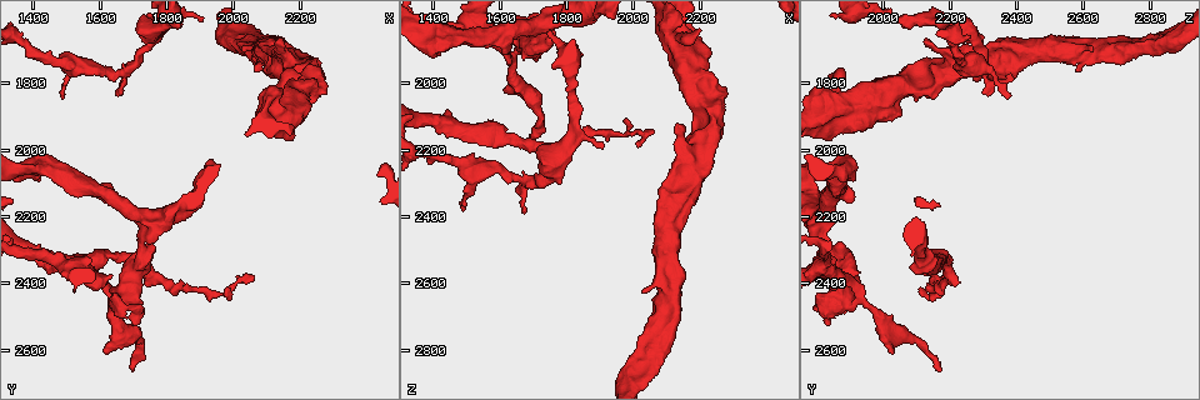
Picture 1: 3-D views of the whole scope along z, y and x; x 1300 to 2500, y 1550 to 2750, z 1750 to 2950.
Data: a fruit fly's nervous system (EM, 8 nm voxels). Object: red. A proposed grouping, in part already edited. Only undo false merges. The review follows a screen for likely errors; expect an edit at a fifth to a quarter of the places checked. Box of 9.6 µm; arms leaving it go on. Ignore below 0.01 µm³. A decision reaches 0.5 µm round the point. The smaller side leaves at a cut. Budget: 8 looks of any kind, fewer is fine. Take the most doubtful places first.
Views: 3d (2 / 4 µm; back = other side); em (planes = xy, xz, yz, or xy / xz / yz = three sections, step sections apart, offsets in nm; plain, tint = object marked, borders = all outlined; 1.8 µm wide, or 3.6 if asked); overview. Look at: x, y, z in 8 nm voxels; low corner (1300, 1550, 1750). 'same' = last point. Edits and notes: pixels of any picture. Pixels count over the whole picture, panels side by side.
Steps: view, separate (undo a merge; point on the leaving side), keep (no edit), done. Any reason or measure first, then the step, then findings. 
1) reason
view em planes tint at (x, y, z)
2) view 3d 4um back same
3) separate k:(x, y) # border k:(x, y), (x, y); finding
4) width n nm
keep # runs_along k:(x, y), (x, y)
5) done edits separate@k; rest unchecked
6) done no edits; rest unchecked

abrupt turn
view em planes plain at (1660, 2460, 1900)

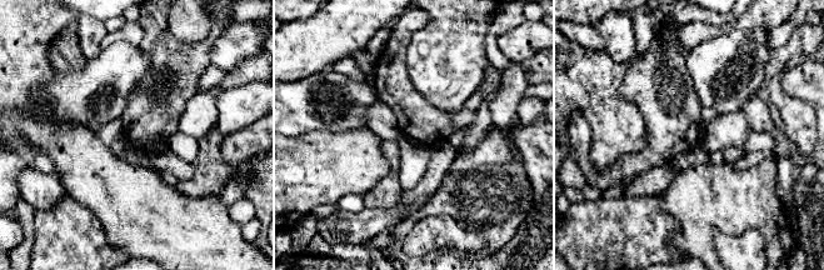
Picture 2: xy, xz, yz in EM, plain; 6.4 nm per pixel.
view em planes tint same

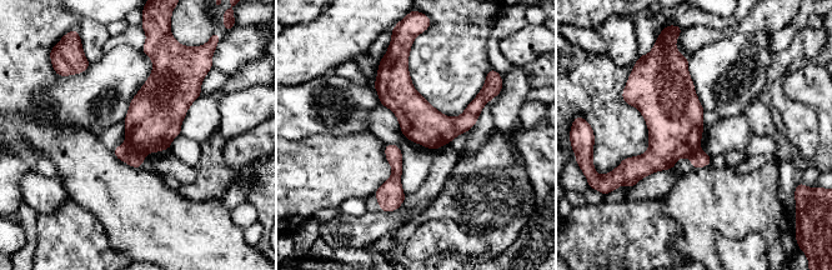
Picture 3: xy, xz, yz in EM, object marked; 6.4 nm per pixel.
separate 3:(133, 158) # border 3:(124, 144), (145, 155); a second neuron is stuck on

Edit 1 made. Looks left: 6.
see it whole again
view overview

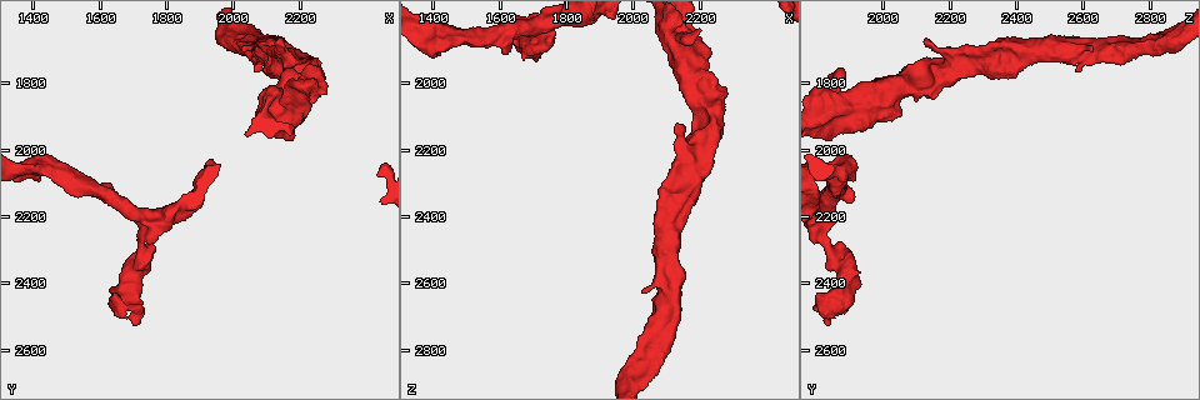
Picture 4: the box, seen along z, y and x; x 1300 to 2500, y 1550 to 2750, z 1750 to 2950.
abrupt turn
view 3d 2um at (2240, 1770, 2110)

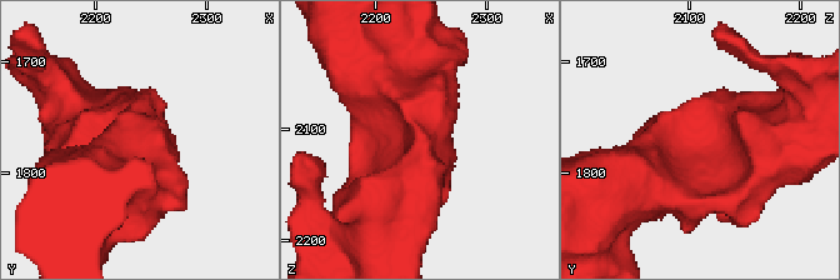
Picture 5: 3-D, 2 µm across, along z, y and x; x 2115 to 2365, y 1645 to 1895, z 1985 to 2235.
arm_widths 440, 550 nm; now the EM
view em planes tint at (2246, 1778, 2108)

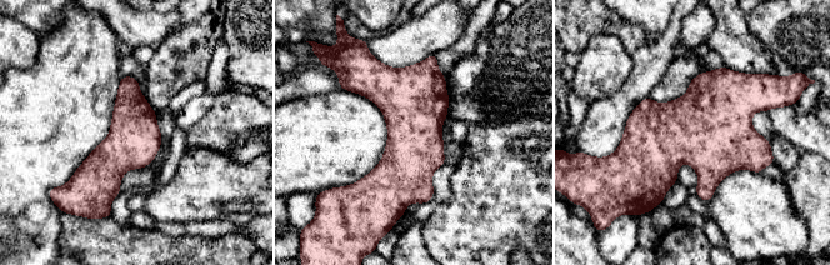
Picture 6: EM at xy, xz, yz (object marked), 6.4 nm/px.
keep # one neuron here

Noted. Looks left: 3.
three-way junction
view em xy step 8 tint at (1410, 2050, 1870)

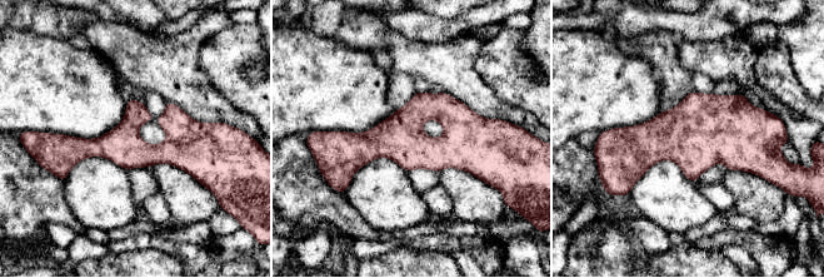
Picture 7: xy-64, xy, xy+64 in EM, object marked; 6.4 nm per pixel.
another direction
view em planes tint same

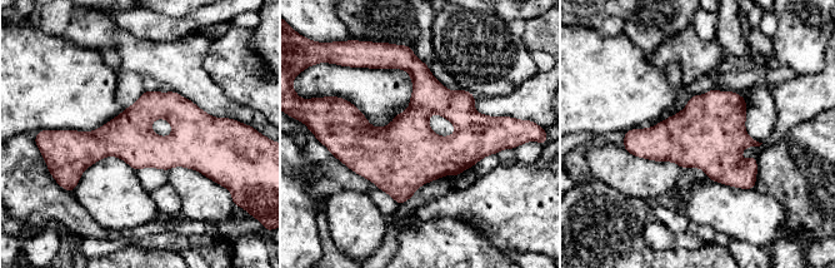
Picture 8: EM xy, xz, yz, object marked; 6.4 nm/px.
width 300 nm
keep # runs_along 8:(215, 130), (190, 144), (65, 143); continuous, no second neuron

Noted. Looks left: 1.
done edits separate@3; rest unchecked

